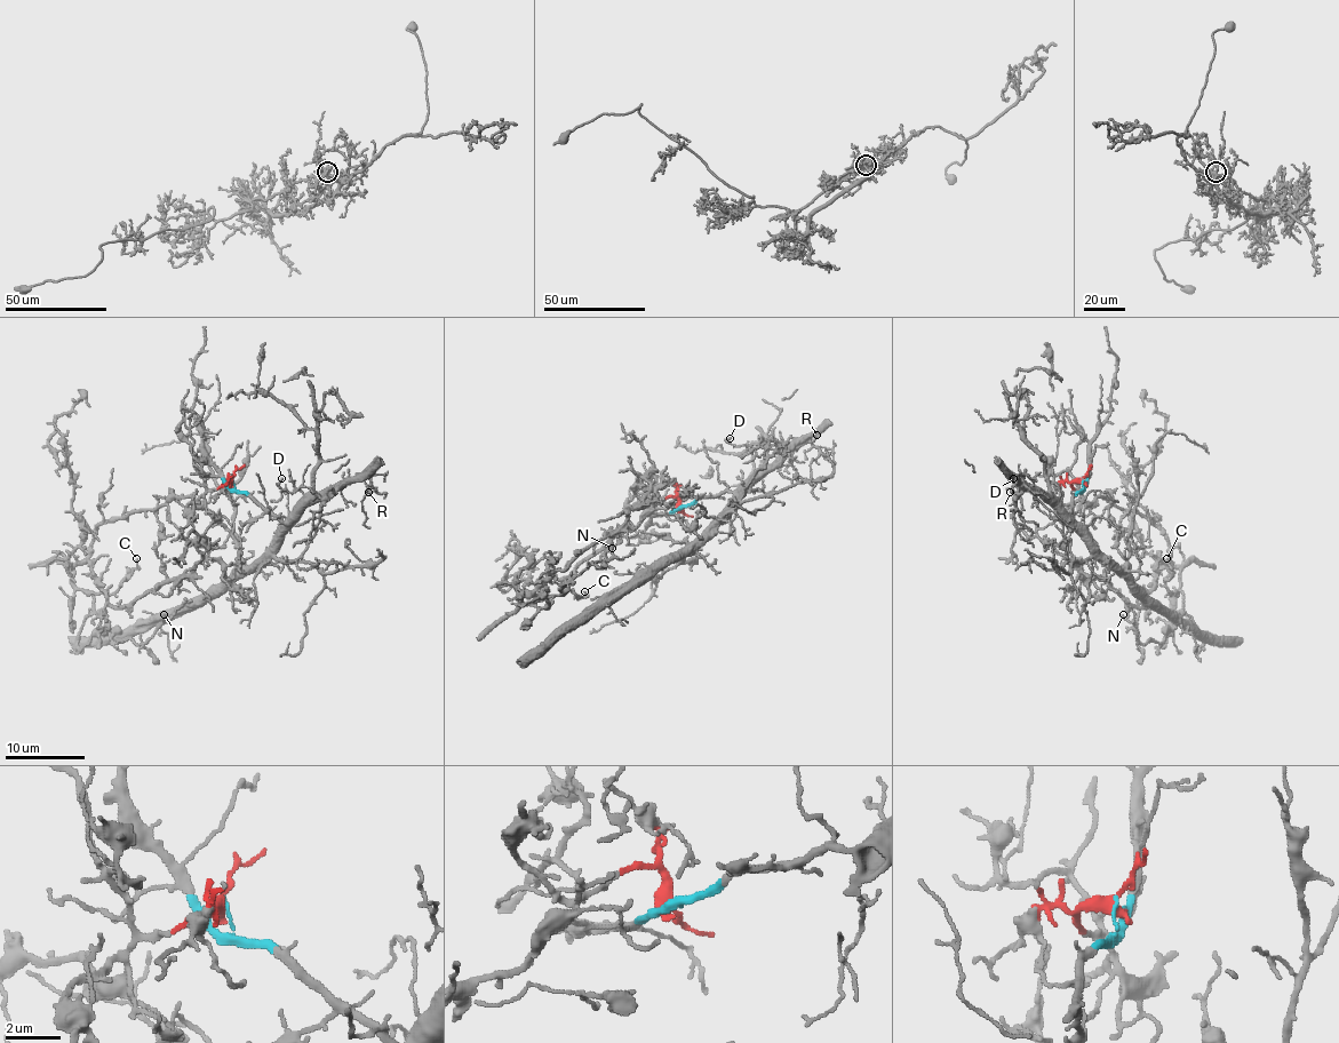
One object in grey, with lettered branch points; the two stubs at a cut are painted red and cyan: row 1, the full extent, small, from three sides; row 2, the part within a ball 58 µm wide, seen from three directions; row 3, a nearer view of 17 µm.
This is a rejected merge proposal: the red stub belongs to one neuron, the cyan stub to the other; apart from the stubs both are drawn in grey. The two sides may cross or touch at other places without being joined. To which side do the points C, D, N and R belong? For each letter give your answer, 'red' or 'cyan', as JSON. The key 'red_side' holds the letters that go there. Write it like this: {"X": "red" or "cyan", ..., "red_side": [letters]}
{"C": "red", "D": "cyan", "N": "red", "R": "cyan", "red_side": ["C", "N"]}

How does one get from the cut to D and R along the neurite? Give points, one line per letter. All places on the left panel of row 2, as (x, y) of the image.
D: (232, 480), (236, 488), (281, 520), (335, 493), (327, 499), (305, 486), (287, 493), (279, 486), (281, 478)
R: (232, 480), (236, 488), (244, 491), (281, 520), (287, 520), (359, 477), (369, 493)

